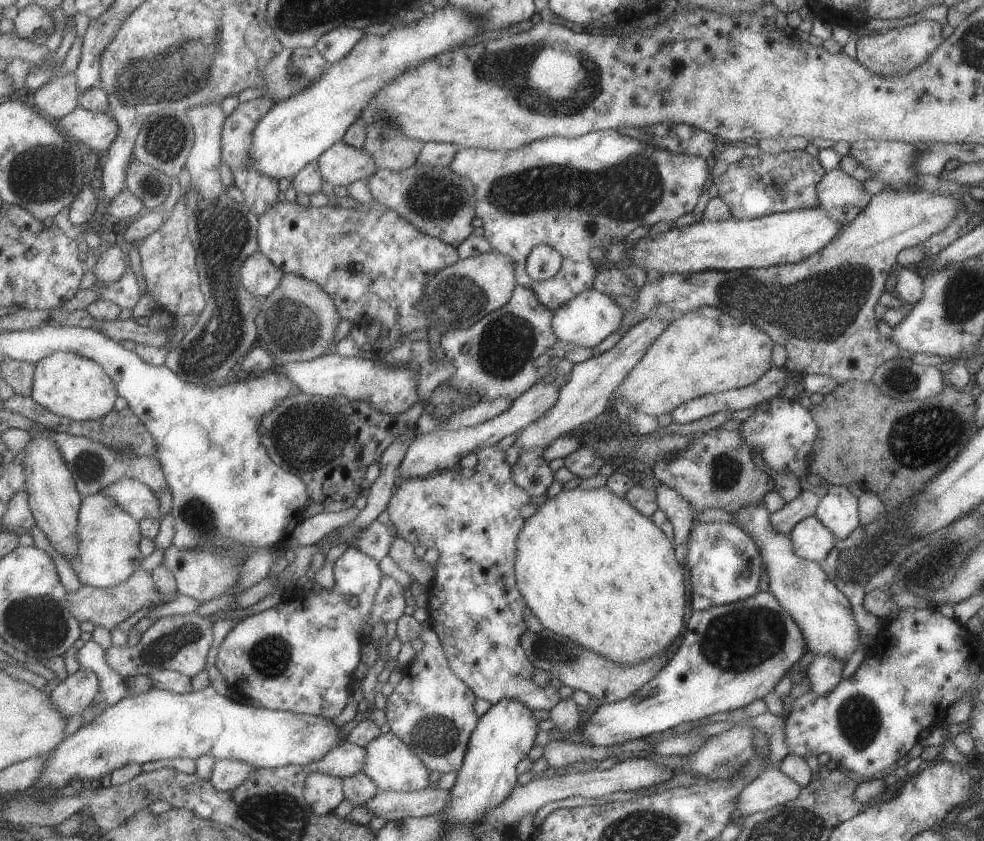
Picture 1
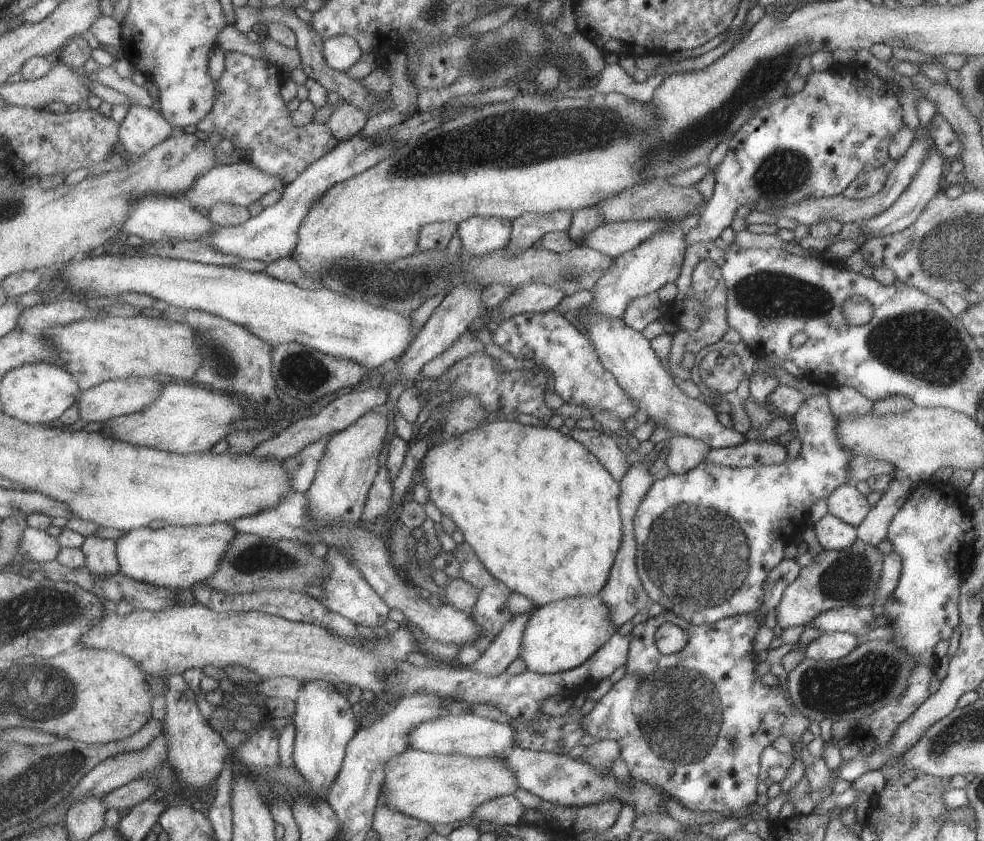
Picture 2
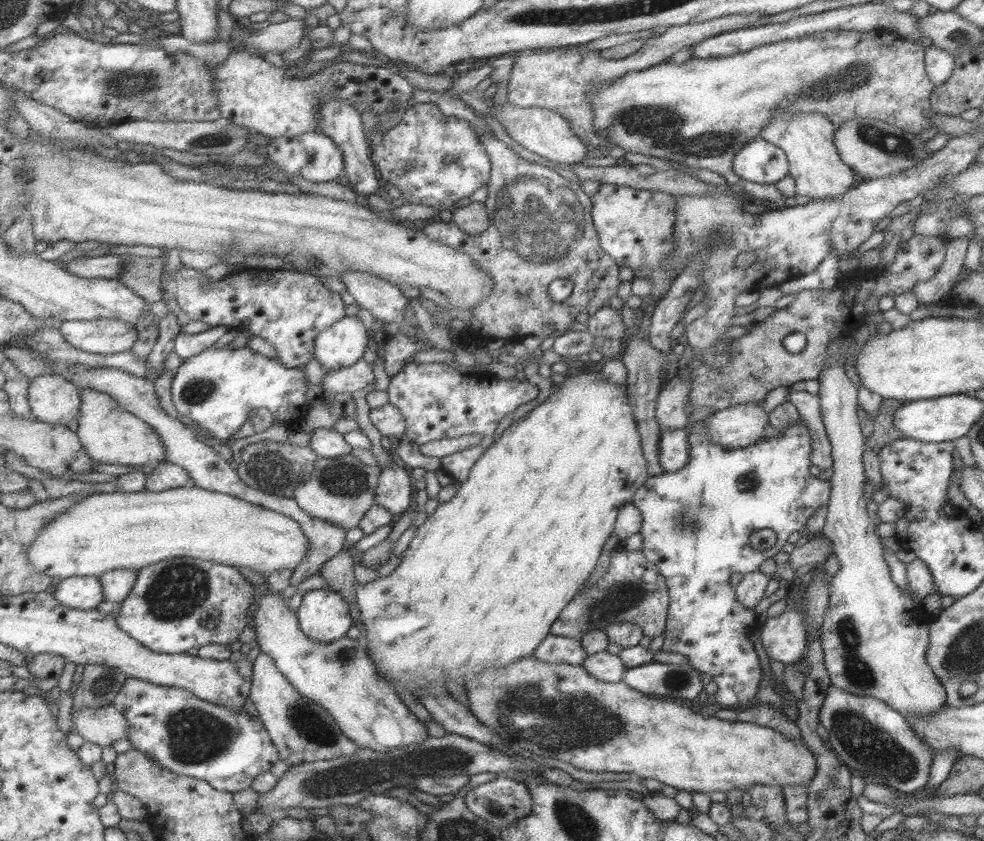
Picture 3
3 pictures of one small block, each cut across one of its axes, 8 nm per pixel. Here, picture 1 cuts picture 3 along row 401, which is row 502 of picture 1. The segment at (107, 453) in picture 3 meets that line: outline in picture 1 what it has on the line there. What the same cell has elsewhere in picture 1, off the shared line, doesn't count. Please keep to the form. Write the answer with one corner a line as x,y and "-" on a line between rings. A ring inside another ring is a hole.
107,492
84,497
79,529
77,534
81,542
79,556
70,560
70,564
81,585
99,588
116,587
131,579
141,568
144,557
139,542
144,533
140,527
140,520
121,508
117,500

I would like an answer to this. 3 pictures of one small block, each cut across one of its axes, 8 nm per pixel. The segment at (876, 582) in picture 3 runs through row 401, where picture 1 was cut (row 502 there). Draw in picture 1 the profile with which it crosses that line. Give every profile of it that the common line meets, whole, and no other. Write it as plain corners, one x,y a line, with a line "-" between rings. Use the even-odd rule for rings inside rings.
825,485
814,517
838,540
847,538
860,525
858,500
846,486

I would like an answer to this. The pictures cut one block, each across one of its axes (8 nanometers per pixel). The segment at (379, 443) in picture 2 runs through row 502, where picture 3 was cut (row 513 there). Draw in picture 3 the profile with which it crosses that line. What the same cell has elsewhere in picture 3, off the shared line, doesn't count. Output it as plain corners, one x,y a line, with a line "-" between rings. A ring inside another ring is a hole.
357,456
319,457
311,476
295,489
295,500
311,516
341,525
347,530
360,526
361,519
376,504
377,487
382,475
380,465
363,464

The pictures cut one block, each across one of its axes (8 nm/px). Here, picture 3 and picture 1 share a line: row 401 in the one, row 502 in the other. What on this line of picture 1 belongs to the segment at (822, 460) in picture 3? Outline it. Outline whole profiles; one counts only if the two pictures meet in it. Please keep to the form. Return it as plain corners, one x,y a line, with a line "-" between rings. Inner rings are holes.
801,489
795,500
784,504
781,509
769,515
769,522
773,524
773,530
788,535
794,524
801,522
803,518
814,516
819,499
820,495

